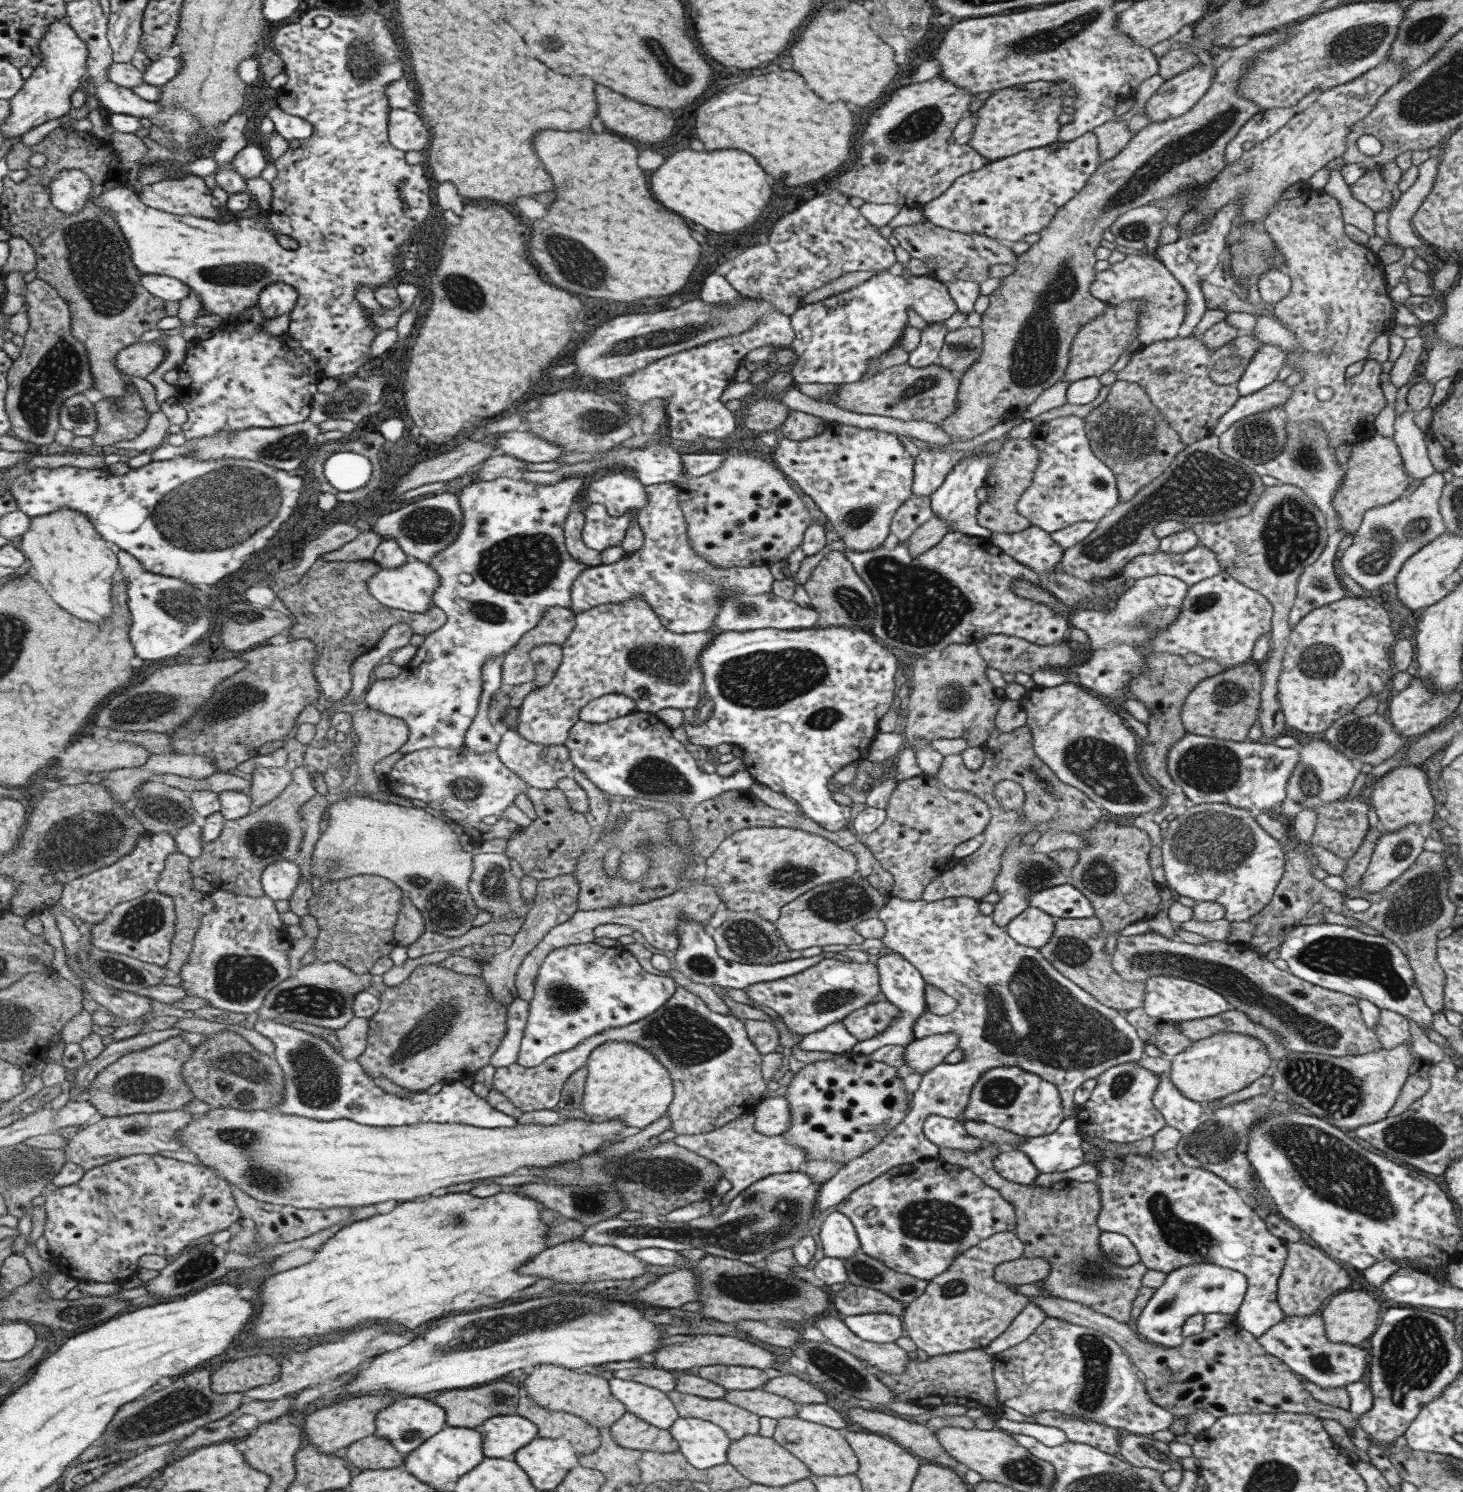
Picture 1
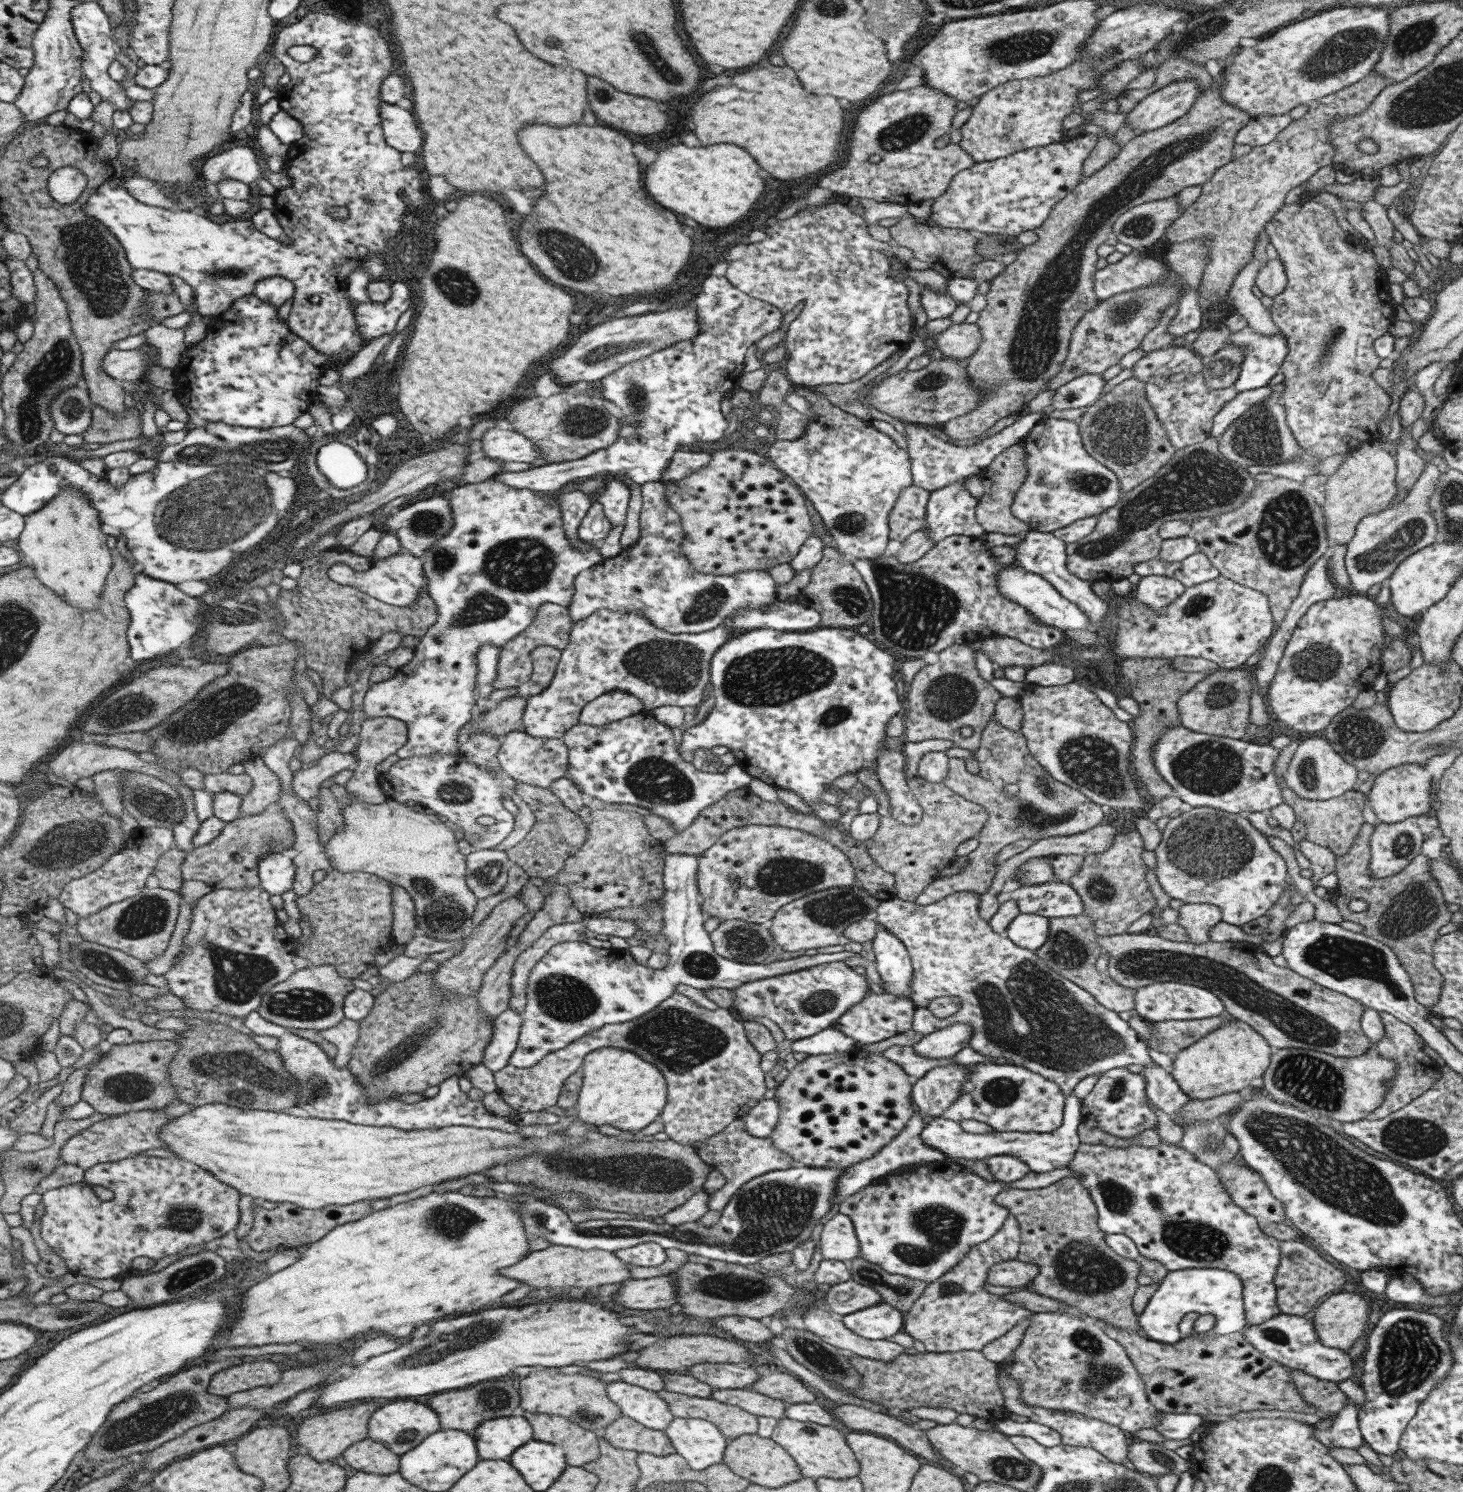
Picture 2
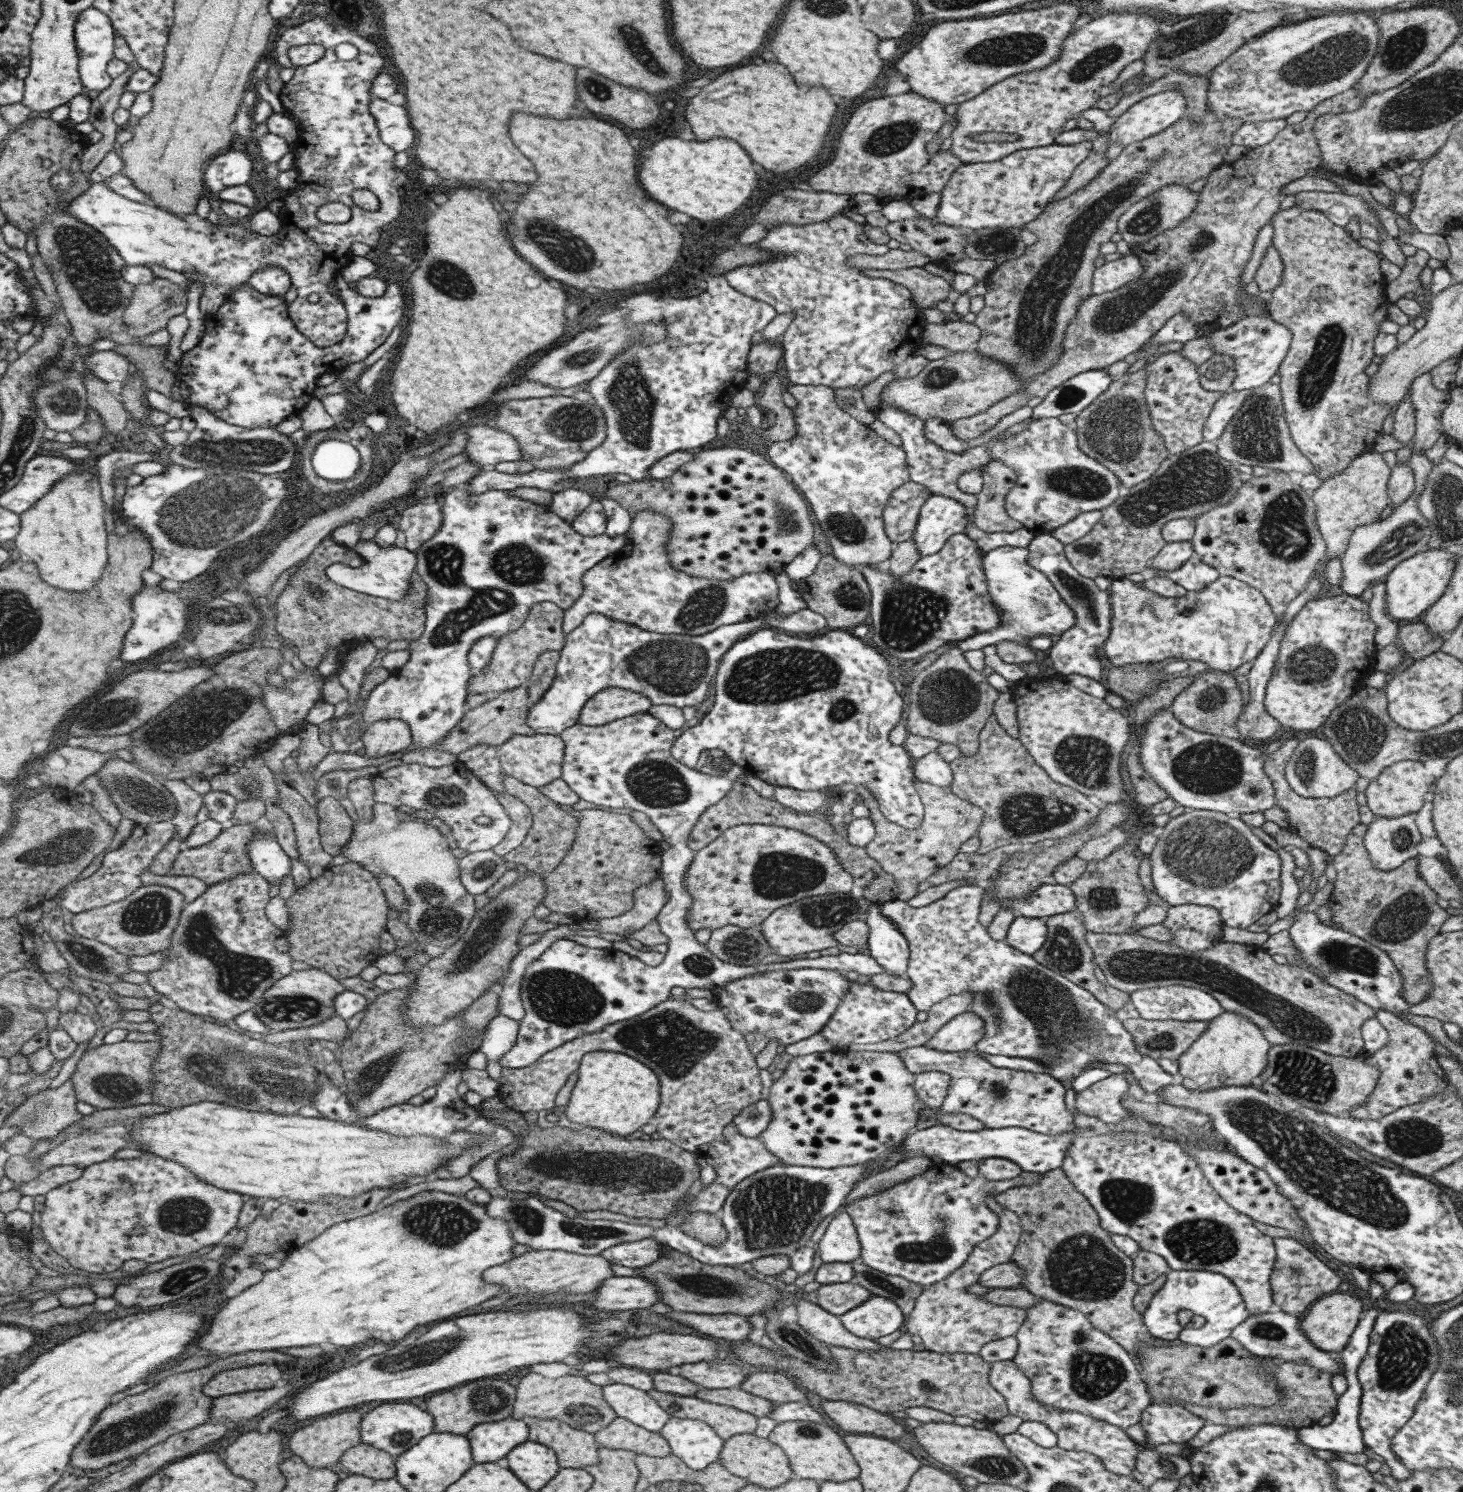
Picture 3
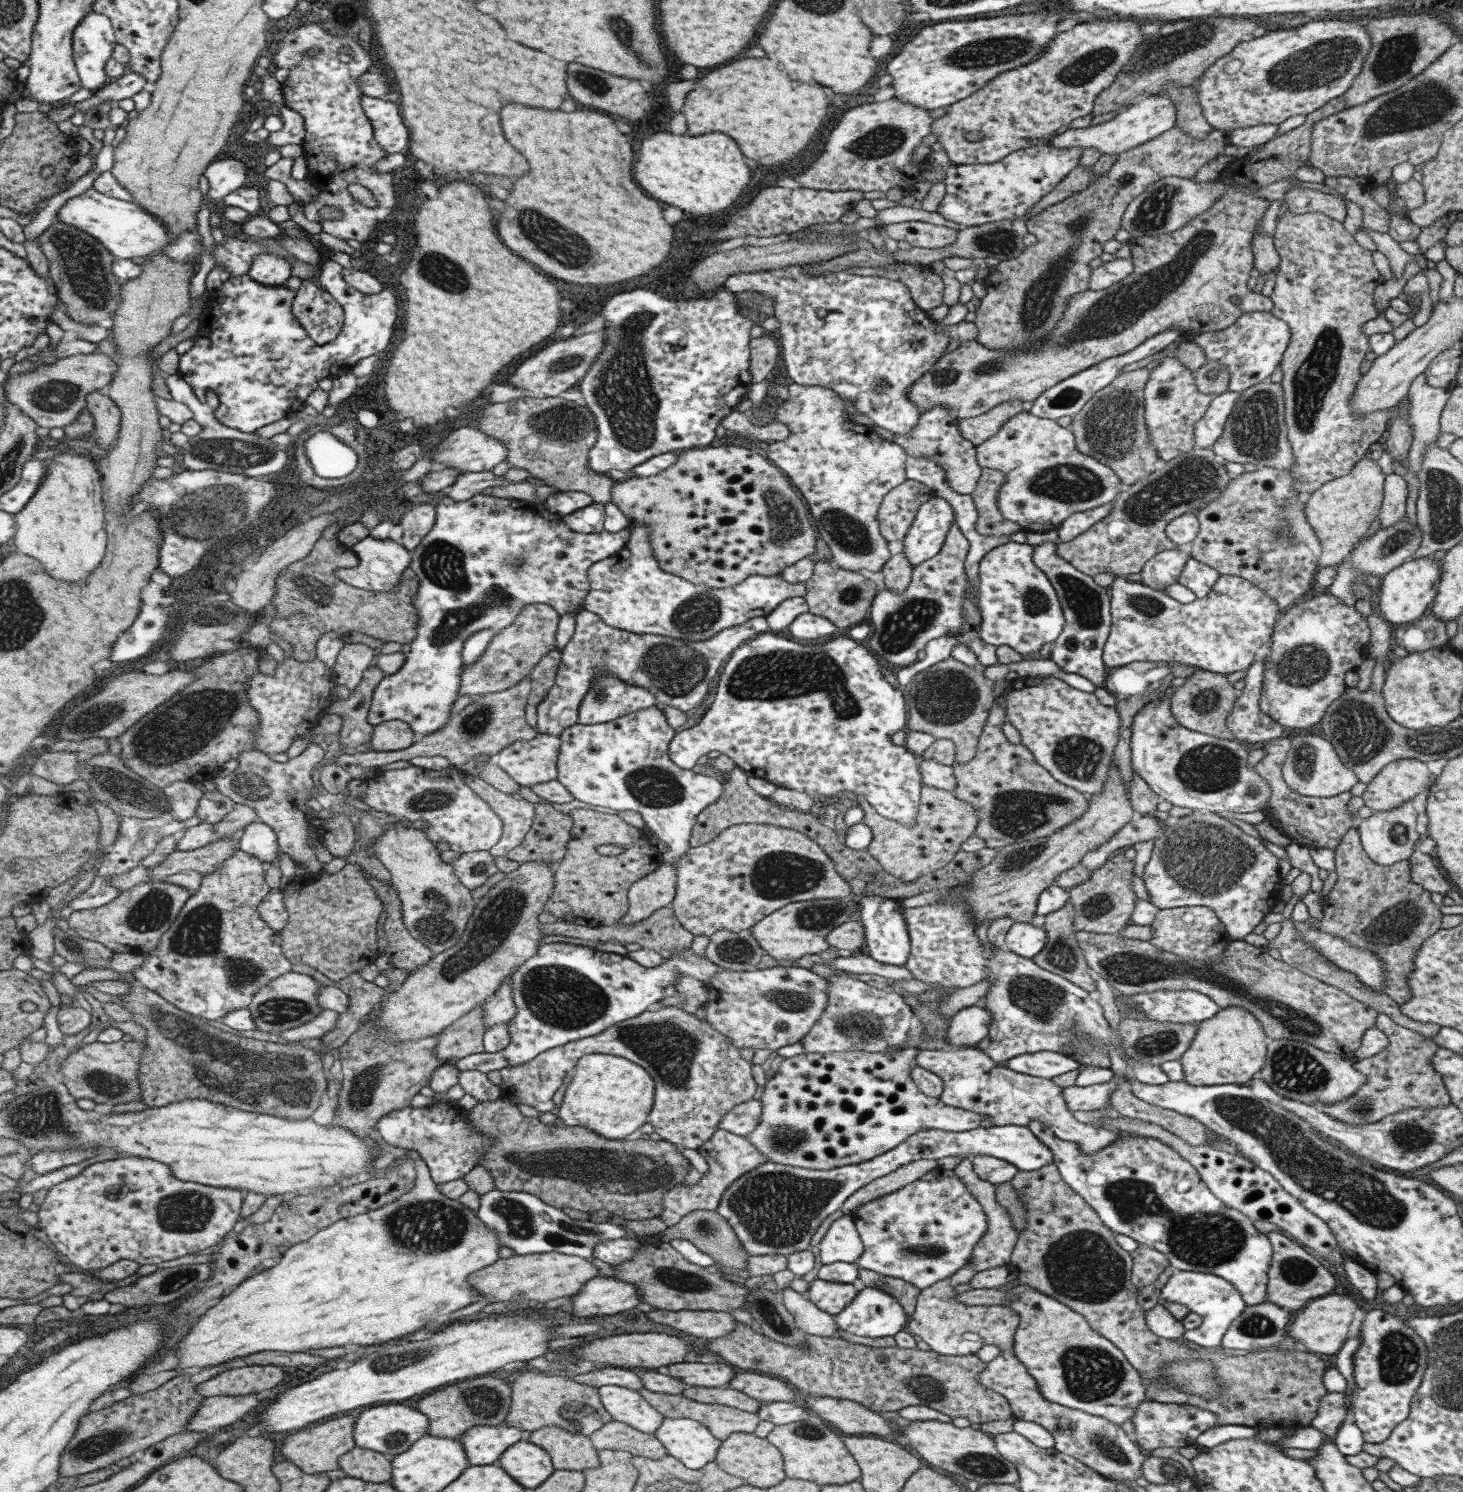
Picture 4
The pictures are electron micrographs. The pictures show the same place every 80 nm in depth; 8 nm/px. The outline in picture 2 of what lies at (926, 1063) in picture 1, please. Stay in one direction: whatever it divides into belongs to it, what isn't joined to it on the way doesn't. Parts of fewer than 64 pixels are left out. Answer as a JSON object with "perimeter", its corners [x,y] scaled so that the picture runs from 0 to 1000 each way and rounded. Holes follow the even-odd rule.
{"perimeter":[[[651,685],[645,690],[636,691],[630,694],[628,698],[624,700],[623,704],[634,710],[647,710],[662,701],[664,693],[664,688]]]}

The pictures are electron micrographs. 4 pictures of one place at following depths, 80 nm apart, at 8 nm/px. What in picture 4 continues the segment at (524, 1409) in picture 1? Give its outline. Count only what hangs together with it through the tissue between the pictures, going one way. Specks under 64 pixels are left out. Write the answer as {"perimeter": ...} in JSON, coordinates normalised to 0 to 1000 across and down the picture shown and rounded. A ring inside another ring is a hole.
{"perimeter":[[[379,955],[363,960],[360,965],[374,972],[381,985],[400,987],[409,983],[409,973],[402,962],[392,960]]]}

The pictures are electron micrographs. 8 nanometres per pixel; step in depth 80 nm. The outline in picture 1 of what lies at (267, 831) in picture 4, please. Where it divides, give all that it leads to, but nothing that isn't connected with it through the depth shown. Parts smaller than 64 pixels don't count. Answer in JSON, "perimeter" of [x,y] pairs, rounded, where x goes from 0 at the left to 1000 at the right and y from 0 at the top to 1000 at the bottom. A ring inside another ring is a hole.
{"perimeter":[[[200,576],[185,579],[179,586],[180,597],[187,603],[199,603],[206,590],[206,582]]]}

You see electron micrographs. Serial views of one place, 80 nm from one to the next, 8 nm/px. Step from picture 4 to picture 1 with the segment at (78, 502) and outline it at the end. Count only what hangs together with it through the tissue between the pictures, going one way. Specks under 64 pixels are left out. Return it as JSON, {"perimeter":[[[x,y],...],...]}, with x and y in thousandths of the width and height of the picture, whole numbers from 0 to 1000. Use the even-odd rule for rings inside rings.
{"perimeter":[[[39,342],[36,345],[23,347],[20,357],[15,360],[14,369],[19,374],[18,381],[23,387],[49,412],[66,418],[77,412],[76,394],[77,389],[81,386],[81,375],[61,346],[54,342]]]}

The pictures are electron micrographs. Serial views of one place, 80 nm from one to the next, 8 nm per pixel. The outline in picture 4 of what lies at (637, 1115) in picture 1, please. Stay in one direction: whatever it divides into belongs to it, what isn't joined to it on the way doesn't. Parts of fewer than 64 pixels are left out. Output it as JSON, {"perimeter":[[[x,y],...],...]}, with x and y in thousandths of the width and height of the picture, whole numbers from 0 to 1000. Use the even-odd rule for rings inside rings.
{"perimeter":[[[401,706],[392,716],[393,721],[381,741],[385,755],[399,755],[415,764],[426,763],[444,748],[446,726],[440,715],[416,706]]]}

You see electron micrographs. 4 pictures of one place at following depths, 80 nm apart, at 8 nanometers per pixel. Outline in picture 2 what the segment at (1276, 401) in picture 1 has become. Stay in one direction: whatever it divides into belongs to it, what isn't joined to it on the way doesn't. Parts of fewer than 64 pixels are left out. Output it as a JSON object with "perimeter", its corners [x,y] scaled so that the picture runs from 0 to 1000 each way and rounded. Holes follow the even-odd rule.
{"perimeter":[[[867,257],[846,263],[841,269],[837,269],[833,276],[830,277],[826,290],[826,292],[833,294],[843,282],[848,279],[854,272],[864,269],[869,262]]]}

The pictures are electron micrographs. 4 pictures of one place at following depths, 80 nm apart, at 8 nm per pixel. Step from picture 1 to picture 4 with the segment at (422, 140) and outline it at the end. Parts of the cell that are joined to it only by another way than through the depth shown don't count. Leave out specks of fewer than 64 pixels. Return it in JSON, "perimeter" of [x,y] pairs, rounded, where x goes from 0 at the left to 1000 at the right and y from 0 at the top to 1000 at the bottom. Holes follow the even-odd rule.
{"perimeter":[[[247,64],[247,70],[249,76],[256,83],[257,95],[262,101],[266,103],[280,103],[281,90],[274,79],[273,70]]]}

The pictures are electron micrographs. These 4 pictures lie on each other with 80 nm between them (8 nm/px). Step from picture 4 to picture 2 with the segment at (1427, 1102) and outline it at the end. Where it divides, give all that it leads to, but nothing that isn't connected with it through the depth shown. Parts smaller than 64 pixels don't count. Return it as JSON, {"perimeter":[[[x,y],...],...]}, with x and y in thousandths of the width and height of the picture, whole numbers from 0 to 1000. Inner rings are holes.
{"perimeter":[[[942,678],[942,680],[943,685],[946,688],[946,693],[945,695],[943,696],[939,702],[943,706],[943,708],[954,712],[953,718],[955,719],[951,721],[949,730],[946,732],[945,737],[943,739],[943,741],[936,747],[935,751],[937,751],[954,746],[955,744],[959,743],[962,739],[967,737],[975,731],[977,731],[985,721],[985,719],[982,718],[985,714],[978,710],[974,705],[971,704],[971,700],[973,700],[973,697],[966,689],[954,683],[948,678]]]}

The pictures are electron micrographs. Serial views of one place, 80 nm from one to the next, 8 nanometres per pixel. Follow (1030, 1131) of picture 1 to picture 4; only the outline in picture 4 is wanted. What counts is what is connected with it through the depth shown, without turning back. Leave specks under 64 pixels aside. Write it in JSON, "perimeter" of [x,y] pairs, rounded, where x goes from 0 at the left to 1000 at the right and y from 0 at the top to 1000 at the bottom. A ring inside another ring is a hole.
{"perimeter":[[[629,702],[623,713],[637,718],[644,724],[642,737],[645,740],[665,745],[670,751],[675,748],[678,755],[701,755],[705,751],[707,751],[714,756],[718,757],[722,763],[735,765],[740,773],[747,773],[766,761],[761,757],[736,752],[733,745],[729,745],[729,741],[725,734],[725,729],[719,726],[718,723],[698,720],[690,717],[688,714],[682,715],[679,713],[679,710],[669,703],[639,704]]]}

